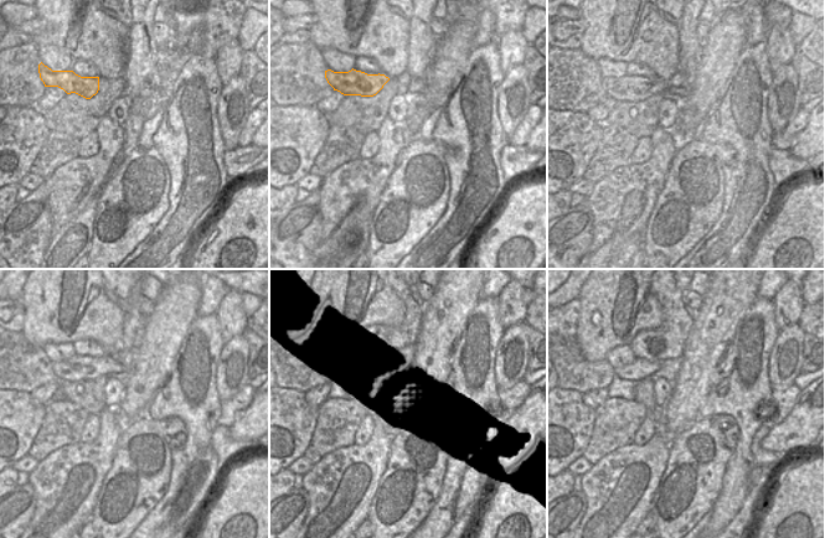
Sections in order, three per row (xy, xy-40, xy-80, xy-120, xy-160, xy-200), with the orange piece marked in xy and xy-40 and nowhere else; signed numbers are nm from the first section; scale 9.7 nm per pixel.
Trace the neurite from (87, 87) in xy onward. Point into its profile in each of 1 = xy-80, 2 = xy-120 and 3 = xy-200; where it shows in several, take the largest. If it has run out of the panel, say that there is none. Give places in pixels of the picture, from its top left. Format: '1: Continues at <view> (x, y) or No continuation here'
1: Continues at xy-80 (632, 88)
2: Continues at xy-120 (80, 367)
3: Continues at xy-200 (640, 368).

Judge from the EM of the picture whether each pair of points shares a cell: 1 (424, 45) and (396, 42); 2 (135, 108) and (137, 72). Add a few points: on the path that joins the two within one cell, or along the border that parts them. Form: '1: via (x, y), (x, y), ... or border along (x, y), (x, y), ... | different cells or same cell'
1: border along (408, 20), (407, 67), (405, 71) | different cells
2: via (134, 99), (134, 81) | same cell

